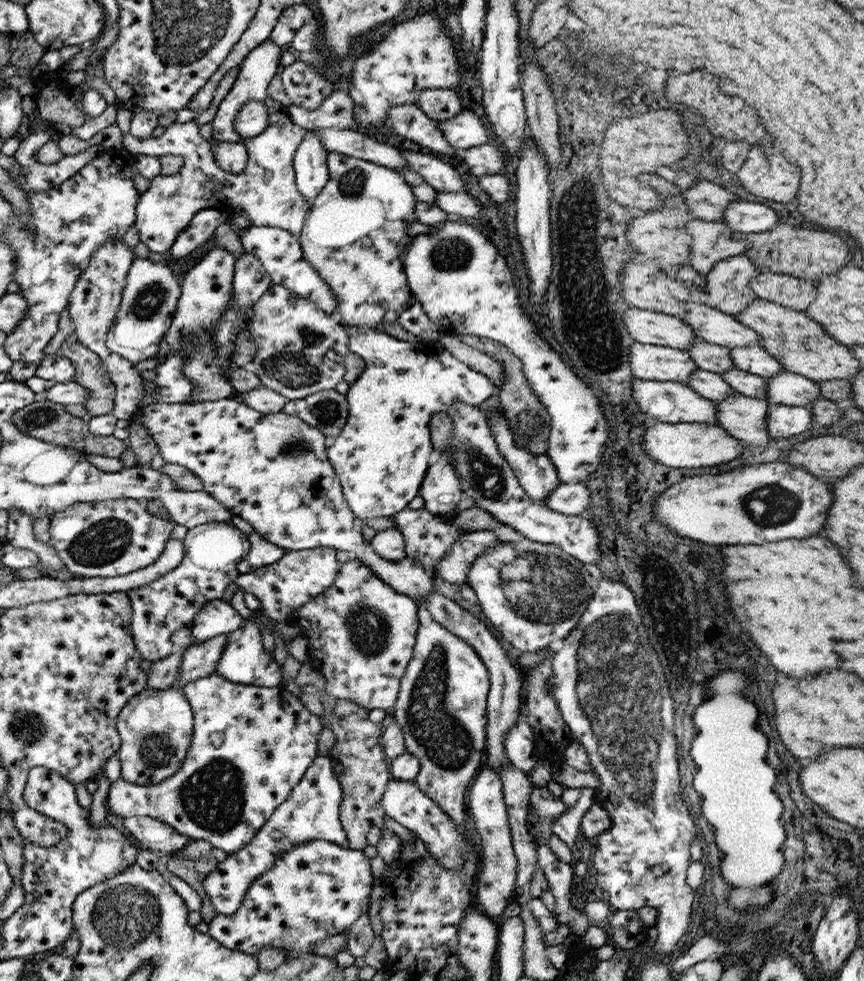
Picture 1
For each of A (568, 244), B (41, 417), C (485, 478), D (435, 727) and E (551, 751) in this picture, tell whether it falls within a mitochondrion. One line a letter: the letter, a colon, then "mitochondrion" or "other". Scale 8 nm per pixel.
A: mitochondrion
B: mitochondrion
C: mitochondrion
D: mitochondrion
E: other

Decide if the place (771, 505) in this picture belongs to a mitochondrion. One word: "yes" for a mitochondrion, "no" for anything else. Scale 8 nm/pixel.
yes

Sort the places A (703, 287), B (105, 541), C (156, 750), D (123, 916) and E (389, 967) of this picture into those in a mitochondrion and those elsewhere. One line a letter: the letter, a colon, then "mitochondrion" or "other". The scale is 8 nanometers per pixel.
A: other
B: mitochondrion
C: mitochondrion
D: mitochondrion
E: other

